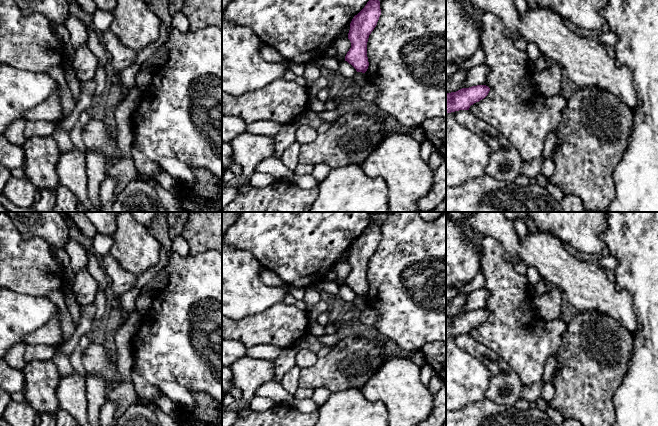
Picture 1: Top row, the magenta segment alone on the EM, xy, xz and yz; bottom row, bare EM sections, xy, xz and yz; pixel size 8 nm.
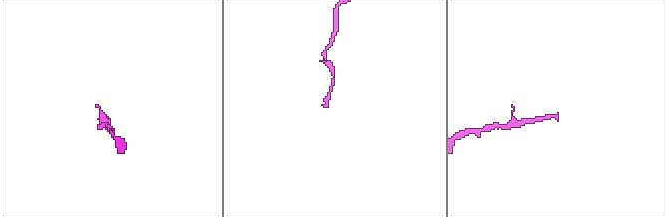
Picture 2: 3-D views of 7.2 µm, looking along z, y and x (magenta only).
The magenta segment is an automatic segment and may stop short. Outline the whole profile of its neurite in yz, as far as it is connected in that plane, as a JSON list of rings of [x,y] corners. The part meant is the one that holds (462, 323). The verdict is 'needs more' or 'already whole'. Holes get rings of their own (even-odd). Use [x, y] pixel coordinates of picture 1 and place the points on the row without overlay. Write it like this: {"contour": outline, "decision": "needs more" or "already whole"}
{"contour": [[[477,309],[446,317],[446,337],[469,334],[471,329],[484,323],[489,315],[490,312],[488,310]]], "decision": "already whole"}

